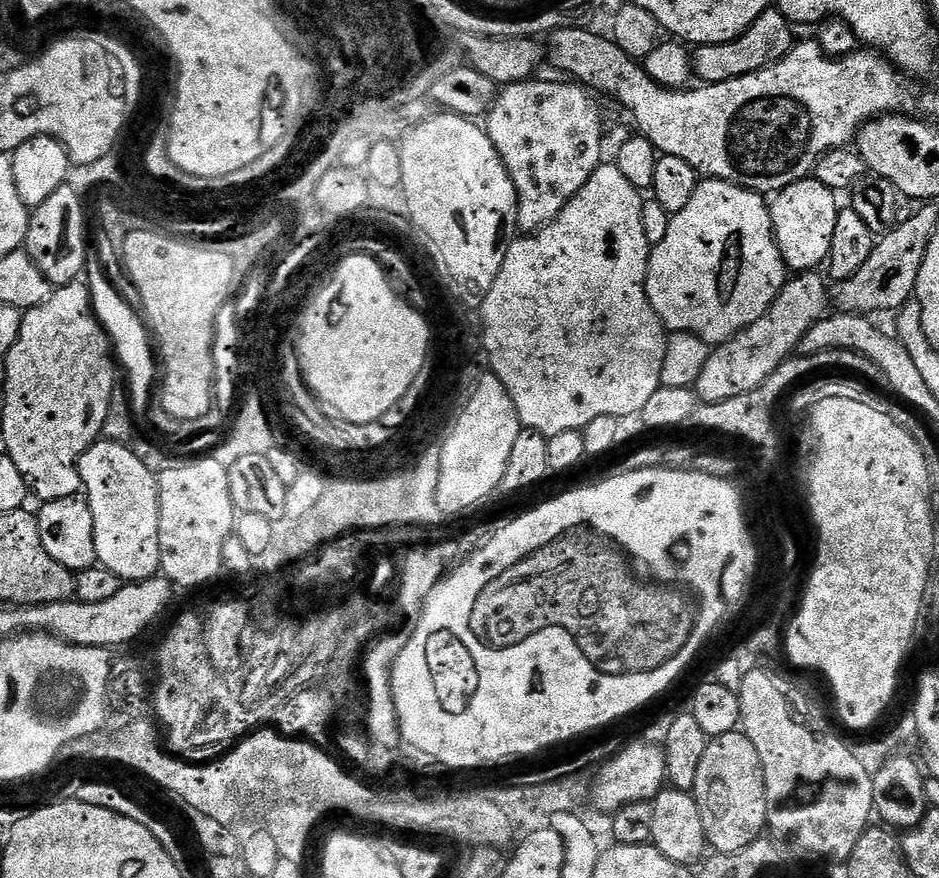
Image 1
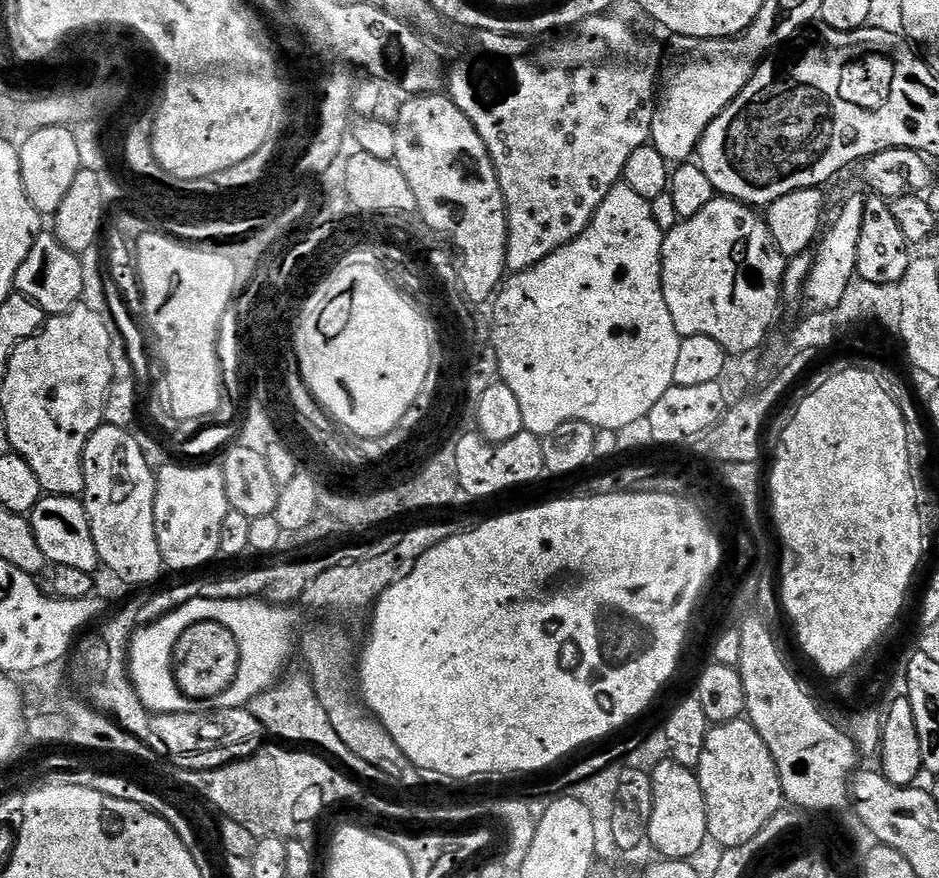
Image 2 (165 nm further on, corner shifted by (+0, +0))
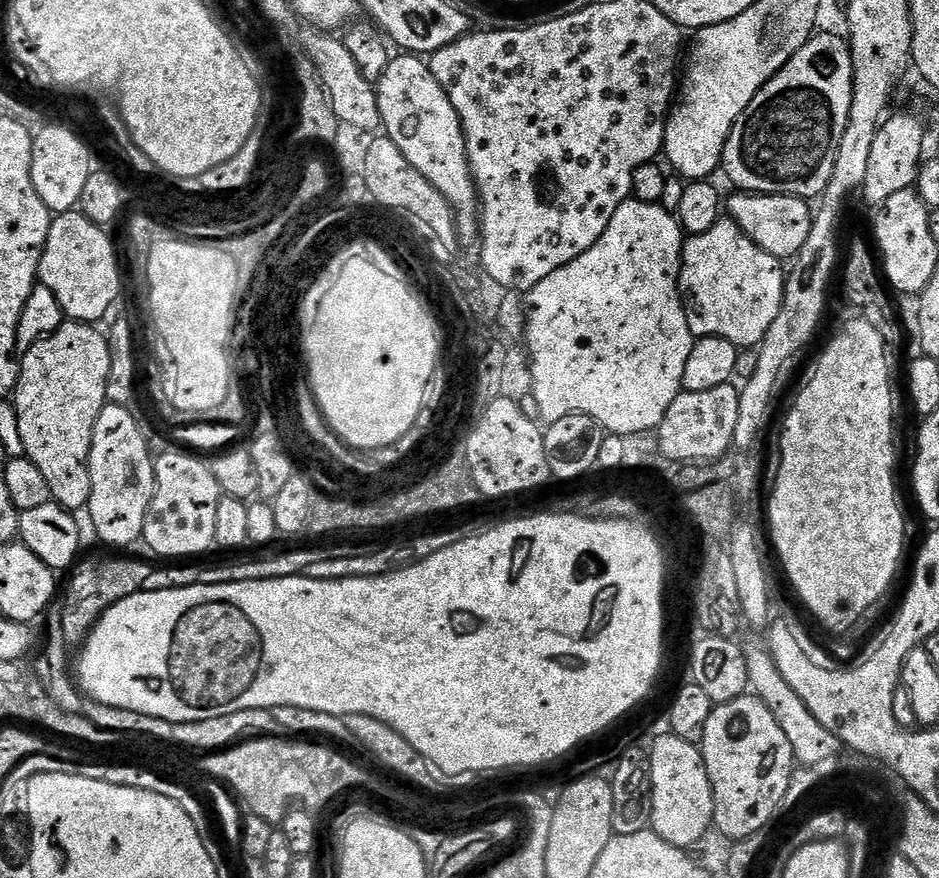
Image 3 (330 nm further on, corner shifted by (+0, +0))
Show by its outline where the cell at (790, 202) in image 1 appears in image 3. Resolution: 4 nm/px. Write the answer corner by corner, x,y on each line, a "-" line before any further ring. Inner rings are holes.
739,190
731,194
733,196
726,200
727,215
746,234
746,238
754,242
754,246
766,250
766,254
781,262
791,261
802,250
802,246
806,246
814,208
808,205
811,203
805,197

